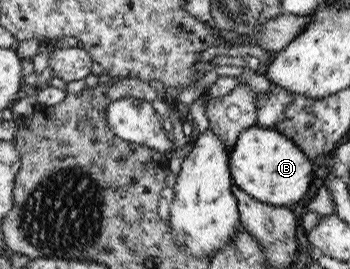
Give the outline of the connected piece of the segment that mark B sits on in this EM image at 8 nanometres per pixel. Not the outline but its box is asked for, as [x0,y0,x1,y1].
[229,123,313,206]

